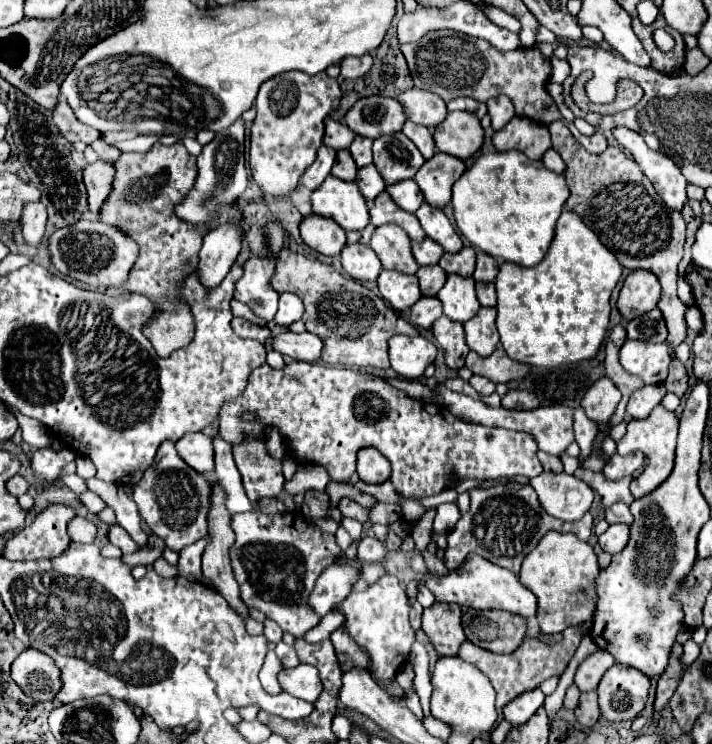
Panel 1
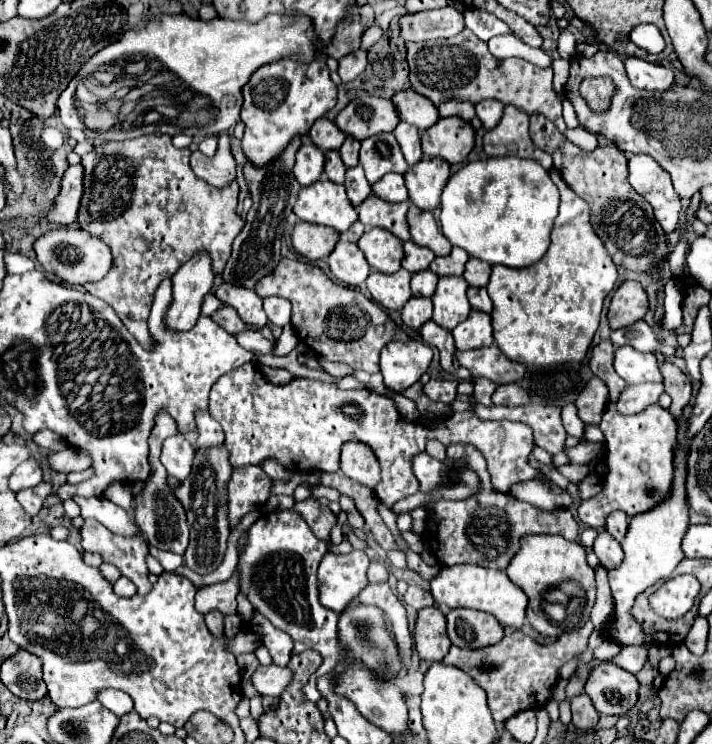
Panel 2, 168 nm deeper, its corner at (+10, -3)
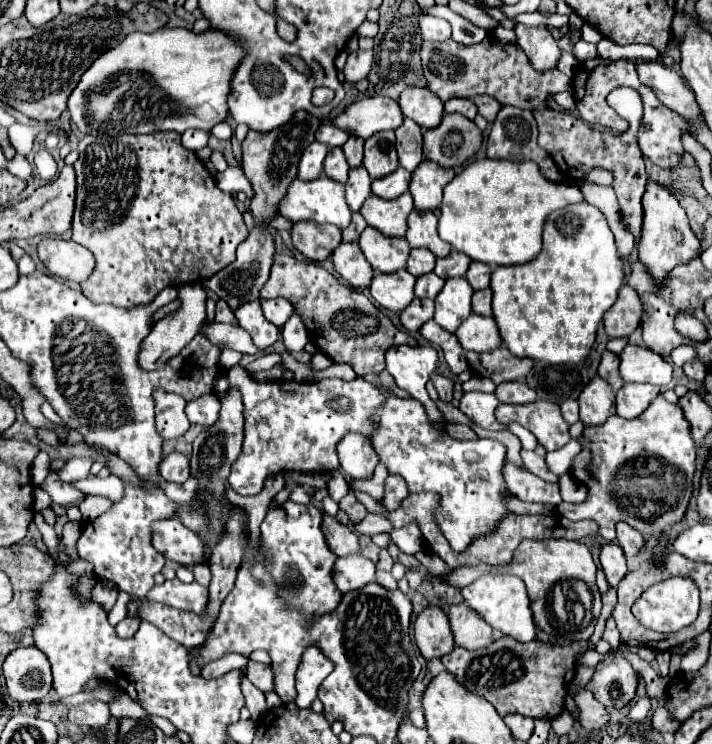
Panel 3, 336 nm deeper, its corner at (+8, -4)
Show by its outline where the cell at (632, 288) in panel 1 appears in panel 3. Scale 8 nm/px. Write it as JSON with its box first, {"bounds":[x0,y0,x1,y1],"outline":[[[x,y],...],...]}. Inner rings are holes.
{"bounds":[603,284,643,338],"outline":[[[629,284],[621,286],[617,302],[611,306],[611,310],[603,318],[605,332],[609,334],[609,338],[633,334],[643,316],[641,306],[643,304],[641,304],[639,294],[635,294],[635,290]]]}

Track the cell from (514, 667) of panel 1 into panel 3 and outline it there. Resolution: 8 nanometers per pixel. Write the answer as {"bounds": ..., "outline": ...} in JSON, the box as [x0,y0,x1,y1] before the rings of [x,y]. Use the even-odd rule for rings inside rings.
{"bounds":[443,636,591,720],"outline":[[[509,636],[495,640],[489,648],[469,652],[465,648],[453,648],[451,654],[443,656],[445,668],[473,694],[489,700],[499,716],[521,714],[531,718],[553,720],[563,712],[563,700],[567,688],[575,676],[575,660],[581,652],[591,650],[589,640],[579,640],[569,646],[551,646],[539,640],[527,644],[517,642]]]}

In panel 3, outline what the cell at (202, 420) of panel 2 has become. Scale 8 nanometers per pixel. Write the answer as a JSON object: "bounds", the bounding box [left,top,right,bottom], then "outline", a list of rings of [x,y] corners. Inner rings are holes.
{"bounds":[185,394,221,426],"outline":[[[211,394],[211,396],[203,396],[189,402],[185,408],[185,414],[191,424],[213,426],[219,418],[219,408],[221,408],[221,402],[215,398],[215,394]]]}

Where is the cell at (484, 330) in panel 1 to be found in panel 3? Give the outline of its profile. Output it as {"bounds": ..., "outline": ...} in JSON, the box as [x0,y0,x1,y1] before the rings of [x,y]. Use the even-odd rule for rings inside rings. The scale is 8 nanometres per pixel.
{"bounds":[455,314,501,352],"outline":[[[471,314],[455,332],[461,346],[473,352],[491,352],[501,346],[501,336],[493,318]]]}

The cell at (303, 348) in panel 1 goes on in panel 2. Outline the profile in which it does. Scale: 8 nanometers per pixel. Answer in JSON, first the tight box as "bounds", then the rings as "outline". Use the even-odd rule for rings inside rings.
{"bounds":[235,329,273,355],"outline":[[[245,329],[245,331],[237,333],[235,339],[243,349],[247,349],[255,355],[267,355],[273,351],[273,345],[261,335],[261,331],[255,331],[255,329]]]}

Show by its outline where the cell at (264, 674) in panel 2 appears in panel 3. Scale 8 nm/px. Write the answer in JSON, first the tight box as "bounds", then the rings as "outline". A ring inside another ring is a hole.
{"bounds":[247,660,273,692],"outline":[[[249,660],[249,664],[247,664],[247,678],[261,692],[271,692],[273,690],[273,670],[267,664],[259,664],[259,662],[251,662]]]}

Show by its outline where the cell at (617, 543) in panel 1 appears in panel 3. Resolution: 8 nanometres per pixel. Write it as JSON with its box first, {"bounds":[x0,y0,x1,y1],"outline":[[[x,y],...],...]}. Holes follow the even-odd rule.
{"bounds":[599,542,627,586],"outline":[[[605,542],[601,546],[599,560],[601,560],[603,572],[607,576],[607,582],[611,586],[617,586],[623,580],[623,576],[627,574],[627,560],[625,560],[621,546],[617,546],[617,542]]]}

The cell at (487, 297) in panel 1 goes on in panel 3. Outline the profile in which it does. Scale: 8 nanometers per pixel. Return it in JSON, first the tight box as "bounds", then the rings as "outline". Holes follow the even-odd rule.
{"bounds":[473,290,491,316],"outline":[[[477,290],[473,294],[473,312],[481,316],[491,316],[491,290]]]}

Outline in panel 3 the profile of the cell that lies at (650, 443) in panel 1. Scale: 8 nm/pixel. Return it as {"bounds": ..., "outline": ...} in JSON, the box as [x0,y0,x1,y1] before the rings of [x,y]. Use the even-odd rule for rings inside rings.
{"bounds":[559,396,695,540],"outline":[[[657,396],[651,406],[633,420],[619,418],[613,414],[601,426],[587,426],[579,438],[583,444],[581,454],[571,466],[571,474],[589,488],[589,496],[581,504],[559,504],[559,514],[569,520],[595,520],[603,540],[615,540],[615,524],[627,522],[637,528],[645,538],[665,532],[671,524],[679,522],[687,510],[689,498],[693,494],[693,472],[695,472],[695,442],[689,436],[689,422],[677,404],[669,404],[663,396]]]}

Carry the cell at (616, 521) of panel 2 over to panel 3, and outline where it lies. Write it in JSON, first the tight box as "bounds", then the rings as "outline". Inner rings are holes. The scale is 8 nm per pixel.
{"bounds":[617,522,643,558],"outline":[[[619,522],[619,526],[617,526],[617,542],[623,548],[627,558],[637,556],[641,552],[641,548],[643,548],[643,536],[635,528],[627,526],[627,522]]]}

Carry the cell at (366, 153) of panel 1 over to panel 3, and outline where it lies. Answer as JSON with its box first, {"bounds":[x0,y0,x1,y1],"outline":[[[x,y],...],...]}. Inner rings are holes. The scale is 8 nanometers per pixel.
{"bounds":[343,136,363,168],"outline":[[[349,136],[349,140],[343,144],[345,158],[351,168],[359,168],[363,162],[363,138],[359,136]]]}

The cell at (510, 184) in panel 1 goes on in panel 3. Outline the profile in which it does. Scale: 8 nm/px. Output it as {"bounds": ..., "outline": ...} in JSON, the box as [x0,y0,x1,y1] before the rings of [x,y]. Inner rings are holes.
{"bounds":[439,160,583,264],"outline":[[[475,160],[443,188],[439,236],[455,250],[483,264],[525,264],[541,252],[545,218],[581,200],[583,196],[577,186],[555,184],[543,178],[539,166],[531,160]]]}

